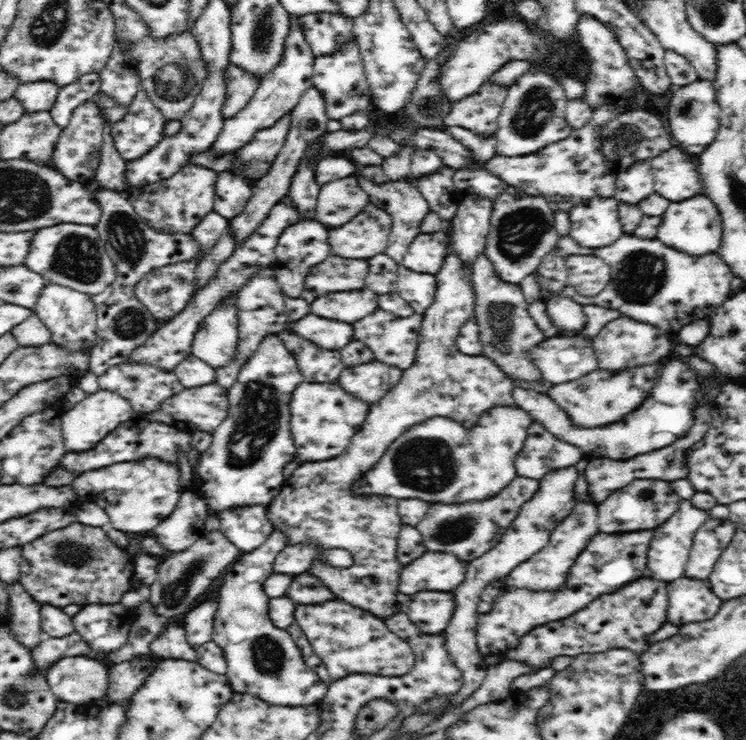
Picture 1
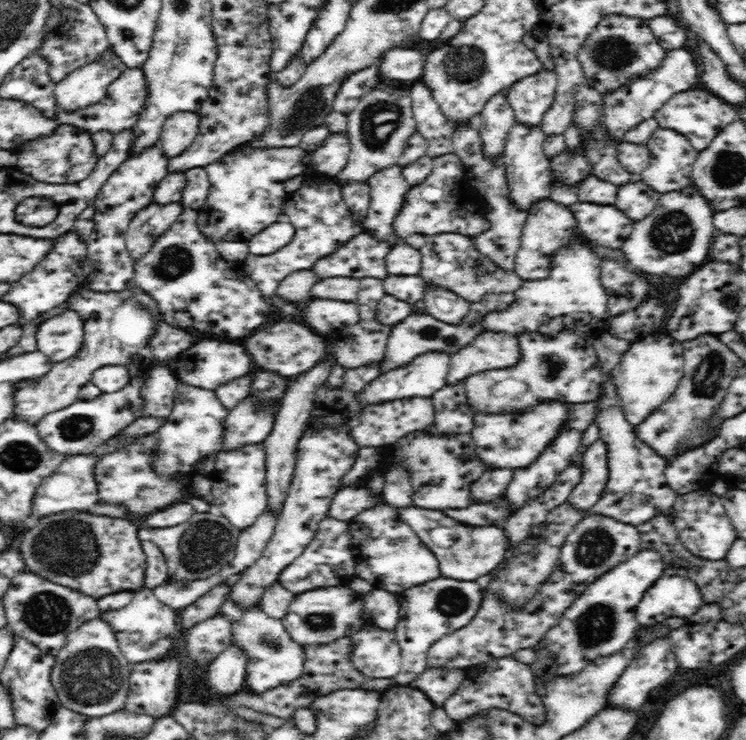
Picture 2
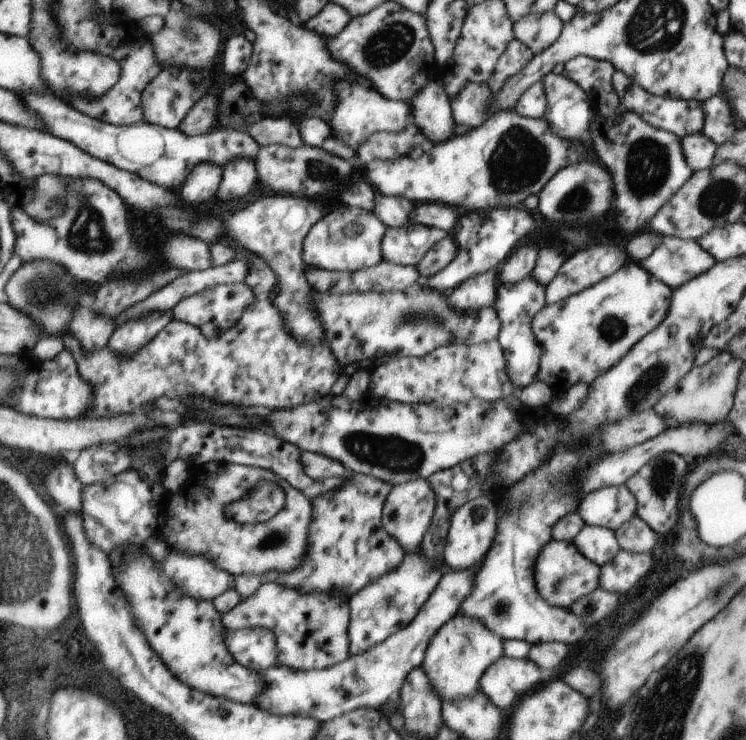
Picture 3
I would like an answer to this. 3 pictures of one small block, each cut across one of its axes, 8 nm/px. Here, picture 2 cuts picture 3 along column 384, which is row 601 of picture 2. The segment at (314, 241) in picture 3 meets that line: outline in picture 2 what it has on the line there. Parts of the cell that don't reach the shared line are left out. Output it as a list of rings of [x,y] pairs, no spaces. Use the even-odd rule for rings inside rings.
[[[226,598],[220,606],[220,613],[232,625],[233,644],[244,649],[246,657],[246,676],[244,684],[249,692],[261,693],[296,680],[301,674],[305,662],[305,652],[301,644],[296,643],[287,632],[281,619],[272,619],[256,604],[252,608],[242,608],[235,600]]]

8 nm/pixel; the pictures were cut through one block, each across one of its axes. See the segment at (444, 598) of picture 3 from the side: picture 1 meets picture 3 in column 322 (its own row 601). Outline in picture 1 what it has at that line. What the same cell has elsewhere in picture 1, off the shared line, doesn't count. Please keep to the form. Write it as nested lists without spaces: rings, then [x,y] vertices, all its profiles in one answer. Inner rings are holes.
[[[686,576],[670,581],[667,584],[667,593],[669,607],[666,622],[677,626],[678,624],[688,624],[688,622],[710,620],[718,612],[723,601],[712,592],[712,585],[708,580],[692,580],[692,578],[686,578]]]

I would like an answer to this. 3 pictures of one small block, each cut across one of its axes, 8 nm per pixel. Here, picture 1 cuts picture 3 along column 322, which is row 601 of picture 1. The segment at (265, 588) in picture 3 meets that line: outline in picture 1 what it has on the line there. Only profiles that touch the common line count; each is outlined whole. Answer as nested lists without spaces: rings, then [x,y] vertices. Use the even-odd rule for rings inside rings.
[[[642,576],[613,593],[599,596],[588,604],[588,608],[528,632],[520,640],[518,648],[508,650],[506,660],[526,662],[530,668],[540,670],[546,668],[556,656],[607,652],[618,647],[642,655],[651,645],[646,638],[666,623],[669,607],[667,584],[663,580]]]

